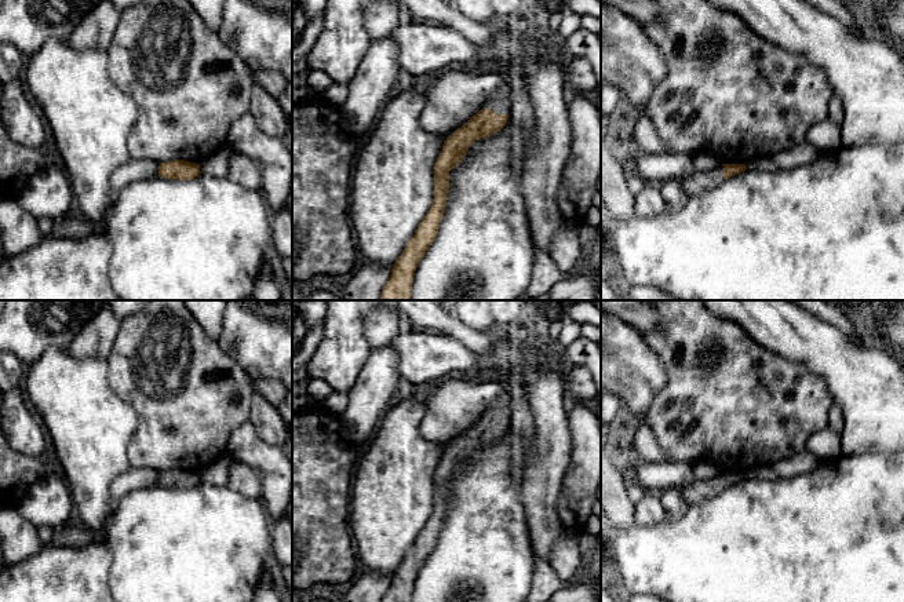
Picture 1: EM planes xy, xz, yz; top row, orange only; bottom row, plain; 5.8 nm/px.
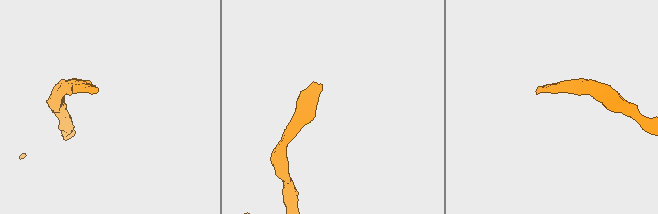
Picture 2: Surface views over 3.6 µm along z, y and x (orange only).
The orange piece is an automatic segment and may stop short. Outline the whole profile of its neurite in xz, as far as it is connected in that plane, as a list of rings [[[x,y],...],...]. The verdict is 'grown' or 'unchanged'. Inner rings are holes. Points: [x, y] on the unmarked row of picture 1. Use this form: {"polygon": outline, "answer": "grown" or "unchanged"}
{"polygon": [[[503,387],[503,395],[500,399],[496,399],[484,413],[484,416],[474,423],[463,435],[458,437],[452,444],[446,446],[442,453],[442,459],[434,474],[434,508],[431,517],[427,519],[422,532],[419,533],[416,541],[411,547],[411,550],[404,557],[402,562],[393,573],[391,583],[389,590],[382,598],[382,602],[411,602],[412,591],[415,587],[416,576],[420,568],[424,565],[429,555],[437,546],[438,534],[444,525],[444,518],[448,508],[448,497],[449,497],[449,479],[455,477],[460,468],[469,460],[471,452],[478,448],[484,448],[499,441],[507,431],[510,423],[511,409],[514,406],[514,401],[510,394]]], "answer": "grown"}

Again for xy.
{"polygon": [[[172,468],[168,471],[161,471],[158,475],[158,485],[165,488],[187,489],[194,488],[200,482],[200,473],[186,468]]], "answer": "unchanged"}

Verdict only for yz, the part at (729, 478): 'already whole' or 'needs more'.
needs more

